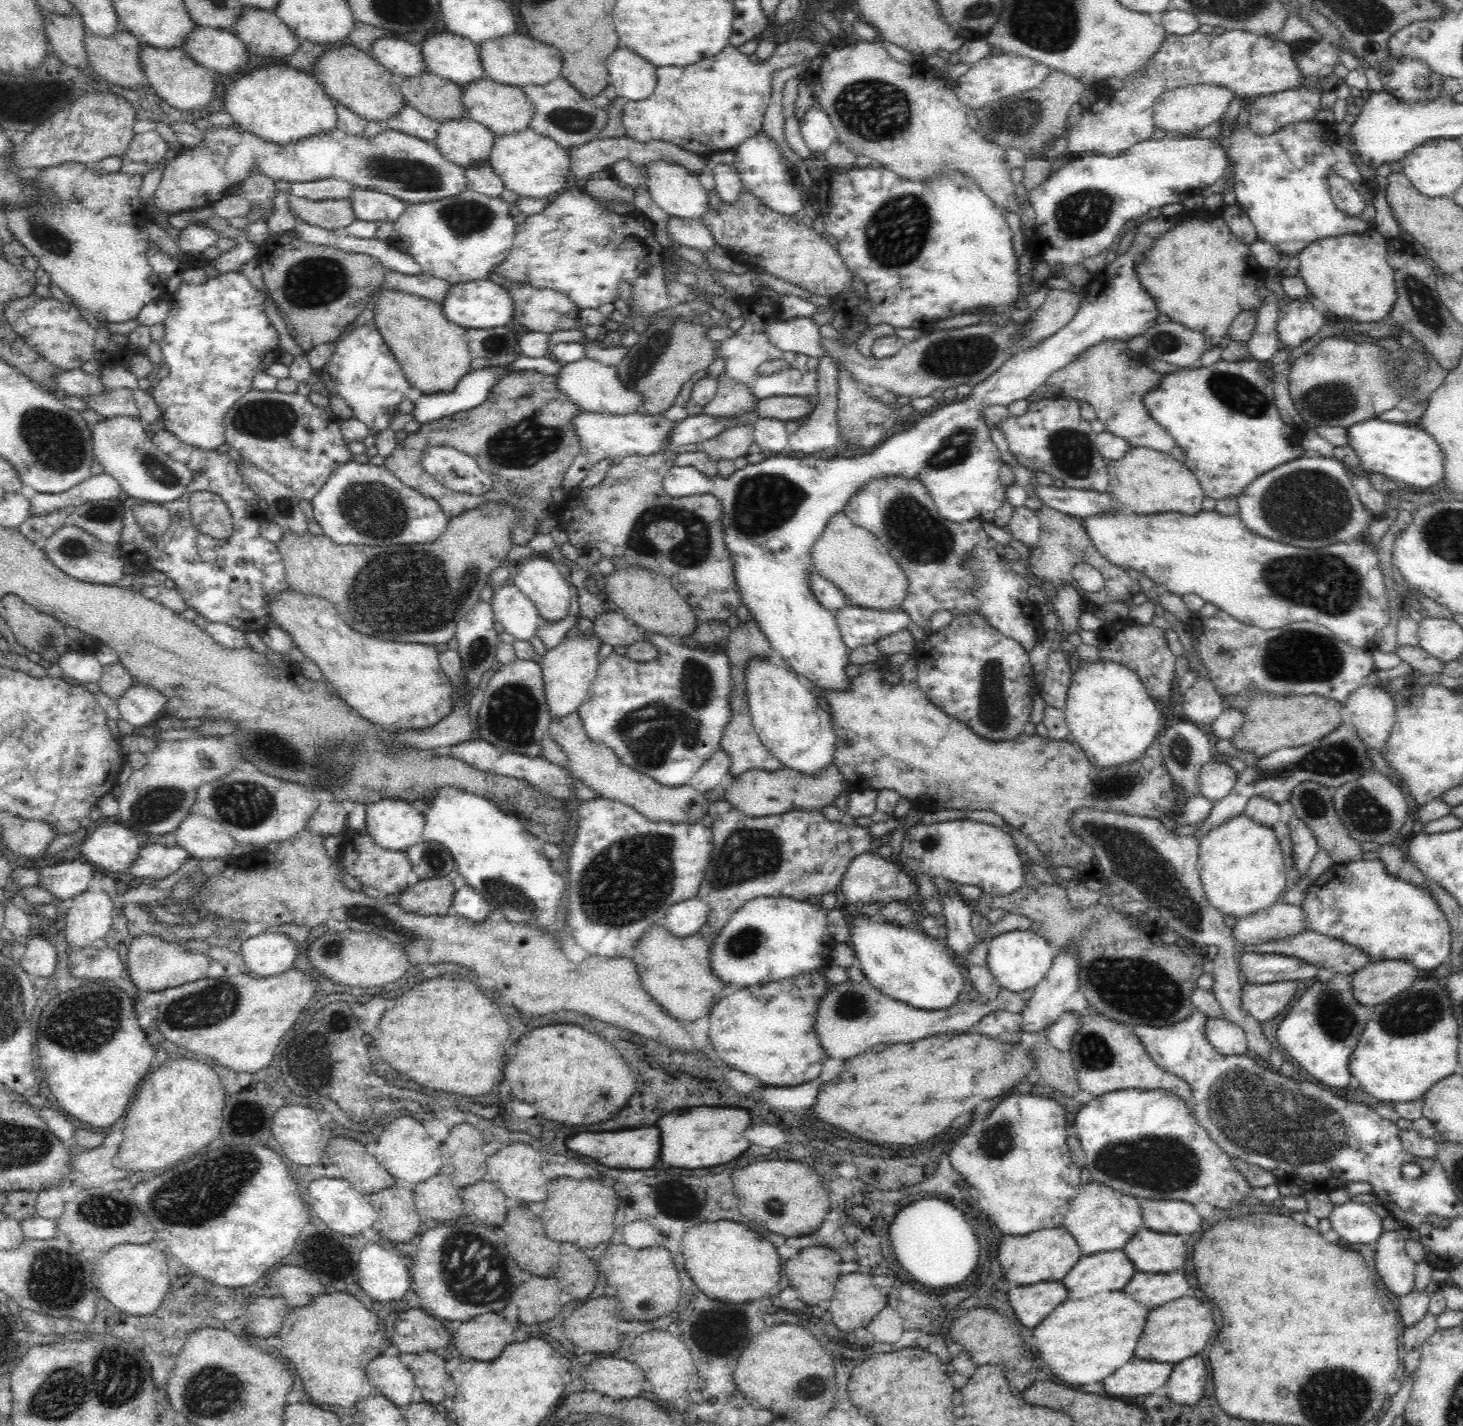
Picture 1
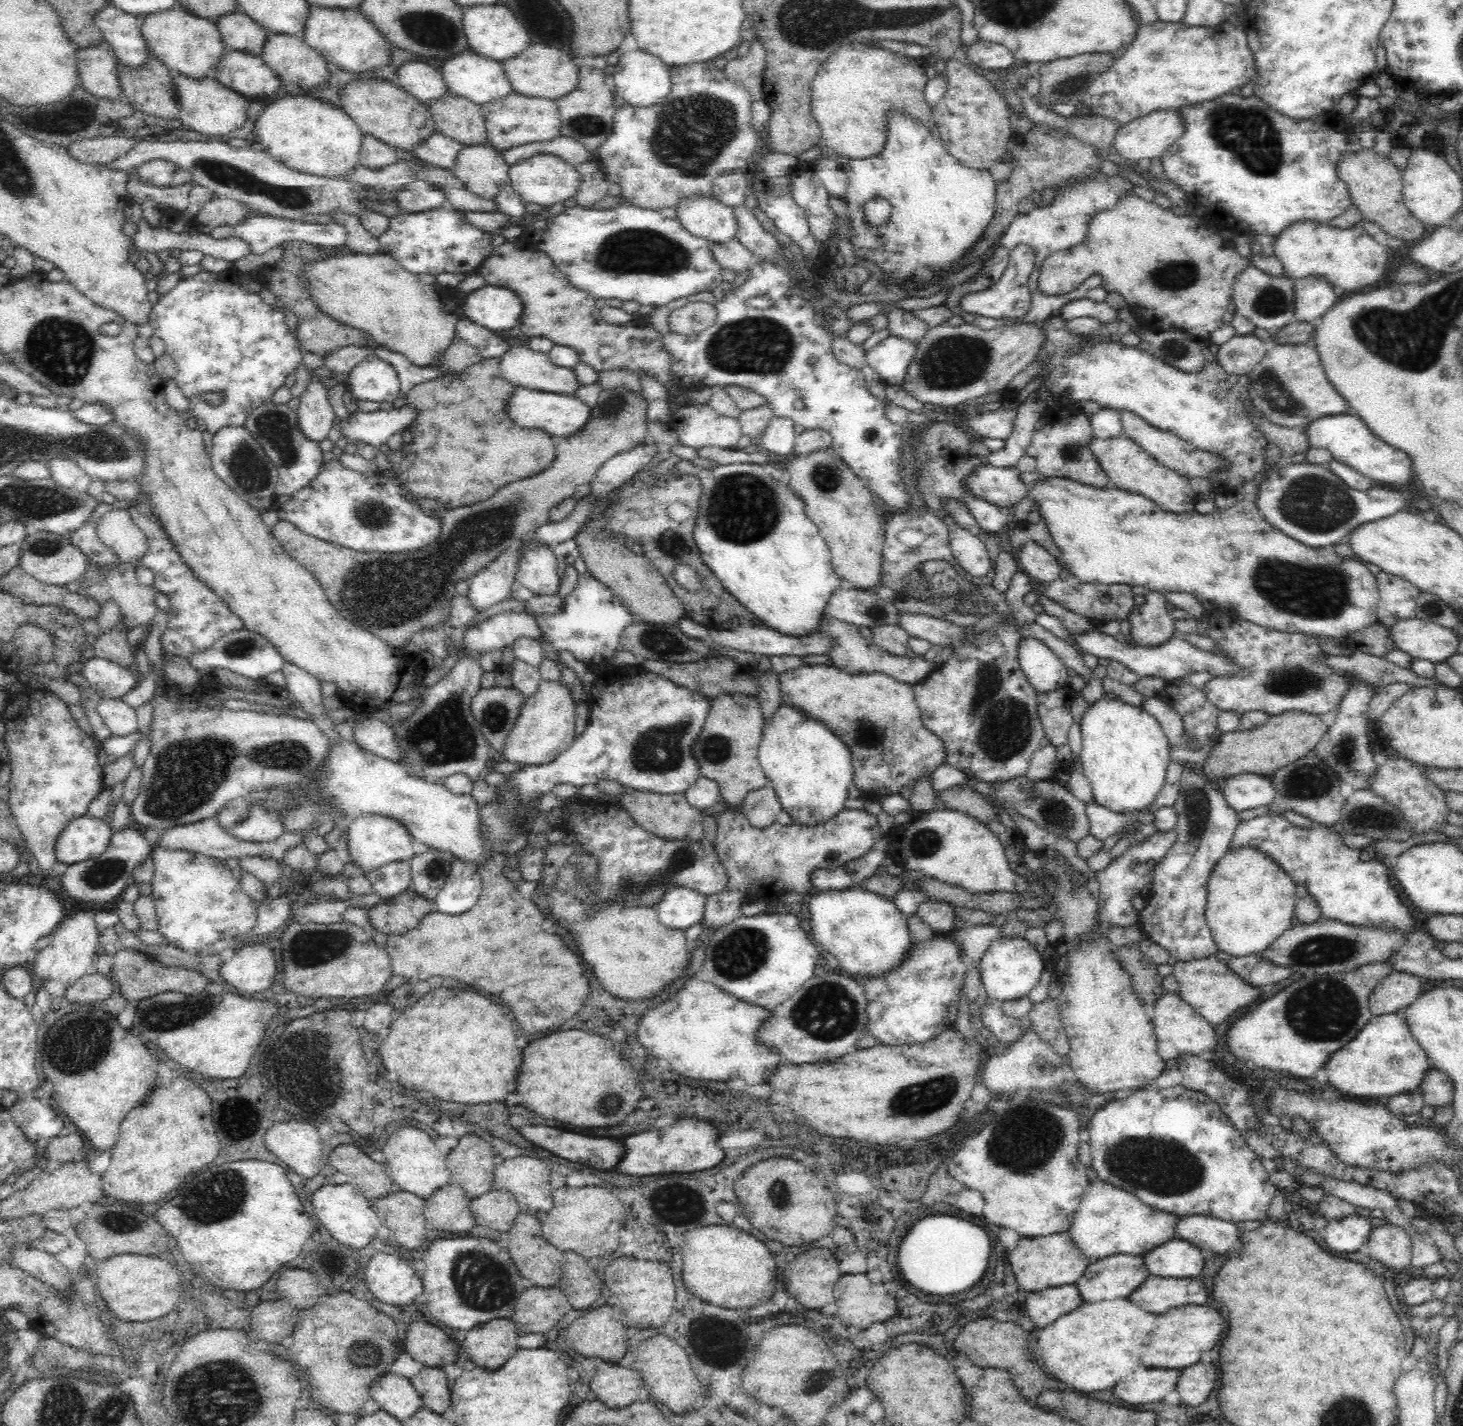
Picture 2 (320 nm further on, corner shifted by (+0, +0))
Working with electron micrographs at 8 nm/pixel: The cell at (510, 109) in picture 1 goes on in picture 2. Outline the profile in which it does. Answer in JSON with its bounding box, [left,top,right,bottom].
[481,93,561,151]

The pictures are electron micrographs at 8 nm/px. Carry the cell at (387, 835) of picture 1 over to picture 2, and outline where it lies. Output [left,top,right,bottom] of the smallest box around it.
[344,814,415,873]

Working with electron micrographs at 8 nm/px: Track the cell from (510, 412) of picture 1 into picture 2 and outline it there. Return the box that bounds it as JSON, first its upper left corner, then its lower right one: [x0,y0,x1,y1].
[387,356,556,509]

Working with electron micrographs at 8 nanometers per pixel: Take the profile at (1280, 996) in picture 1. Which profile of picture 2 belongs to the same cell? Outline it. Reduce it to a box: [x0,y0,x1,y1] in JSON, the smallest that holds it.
[1171,956,1260,1026]

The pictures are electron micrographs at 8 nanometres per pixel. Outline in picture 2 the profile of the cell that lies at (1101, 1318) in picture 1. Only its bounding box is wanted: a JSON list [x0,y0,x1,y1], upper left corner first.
[1038,1298,1156,1390]

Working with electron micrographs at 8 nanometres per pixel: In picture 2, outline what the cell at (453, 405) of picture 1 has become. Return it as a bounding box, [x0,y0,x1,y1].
[342,405,417,450]

